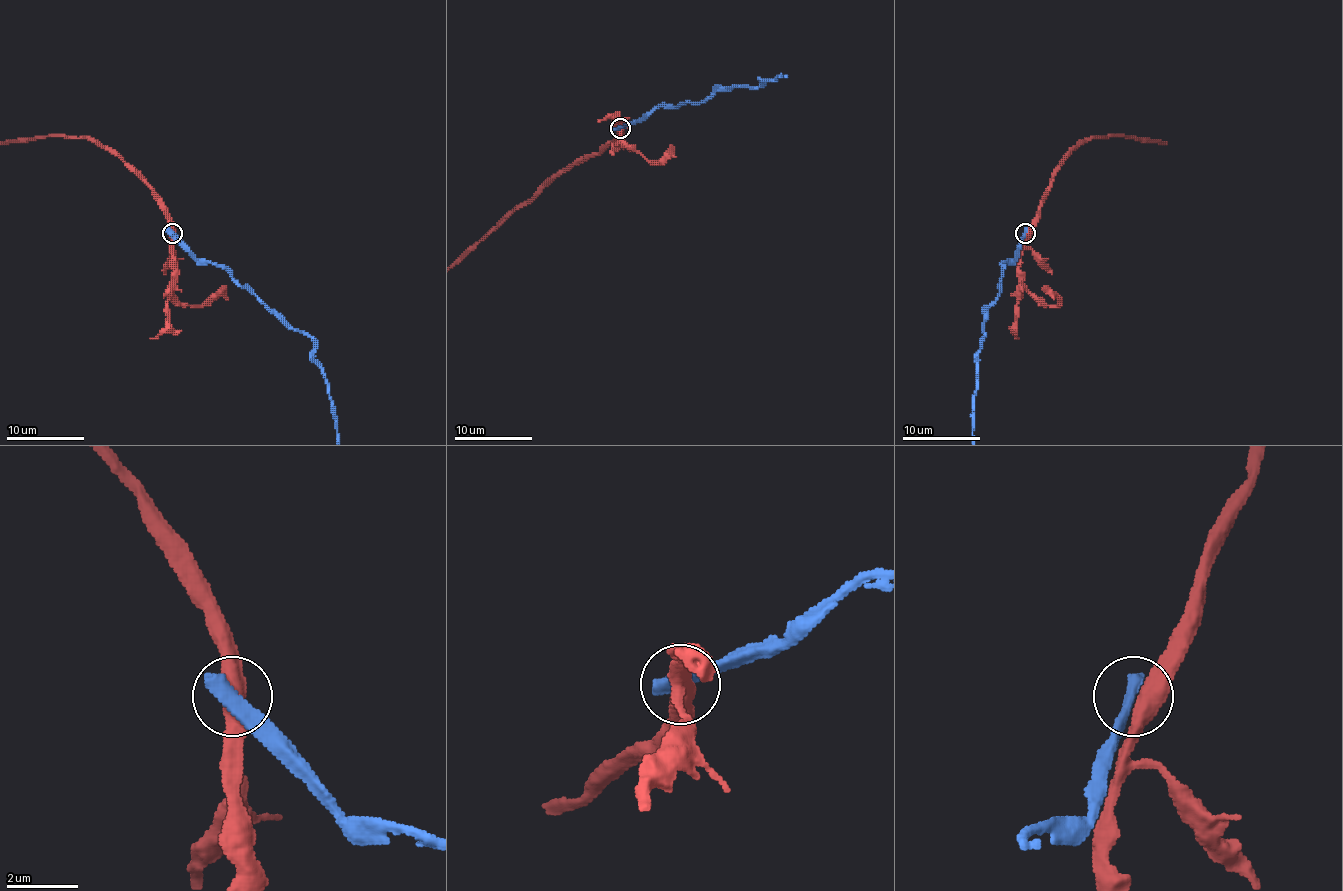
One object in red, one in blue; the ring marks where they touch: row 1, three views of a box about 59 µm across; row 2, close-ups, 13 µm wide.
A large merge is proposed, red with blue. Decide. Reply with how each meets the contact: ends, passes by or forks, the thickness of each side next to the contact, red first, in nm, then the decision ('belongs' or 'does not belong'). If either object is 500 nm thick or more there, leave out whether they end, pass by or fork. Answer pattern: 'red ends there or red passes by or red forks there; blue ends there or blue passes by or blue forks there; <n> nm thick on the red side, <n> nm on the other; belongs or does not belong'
500 nm thick on the red side, 480 nm on the other; does not belong

